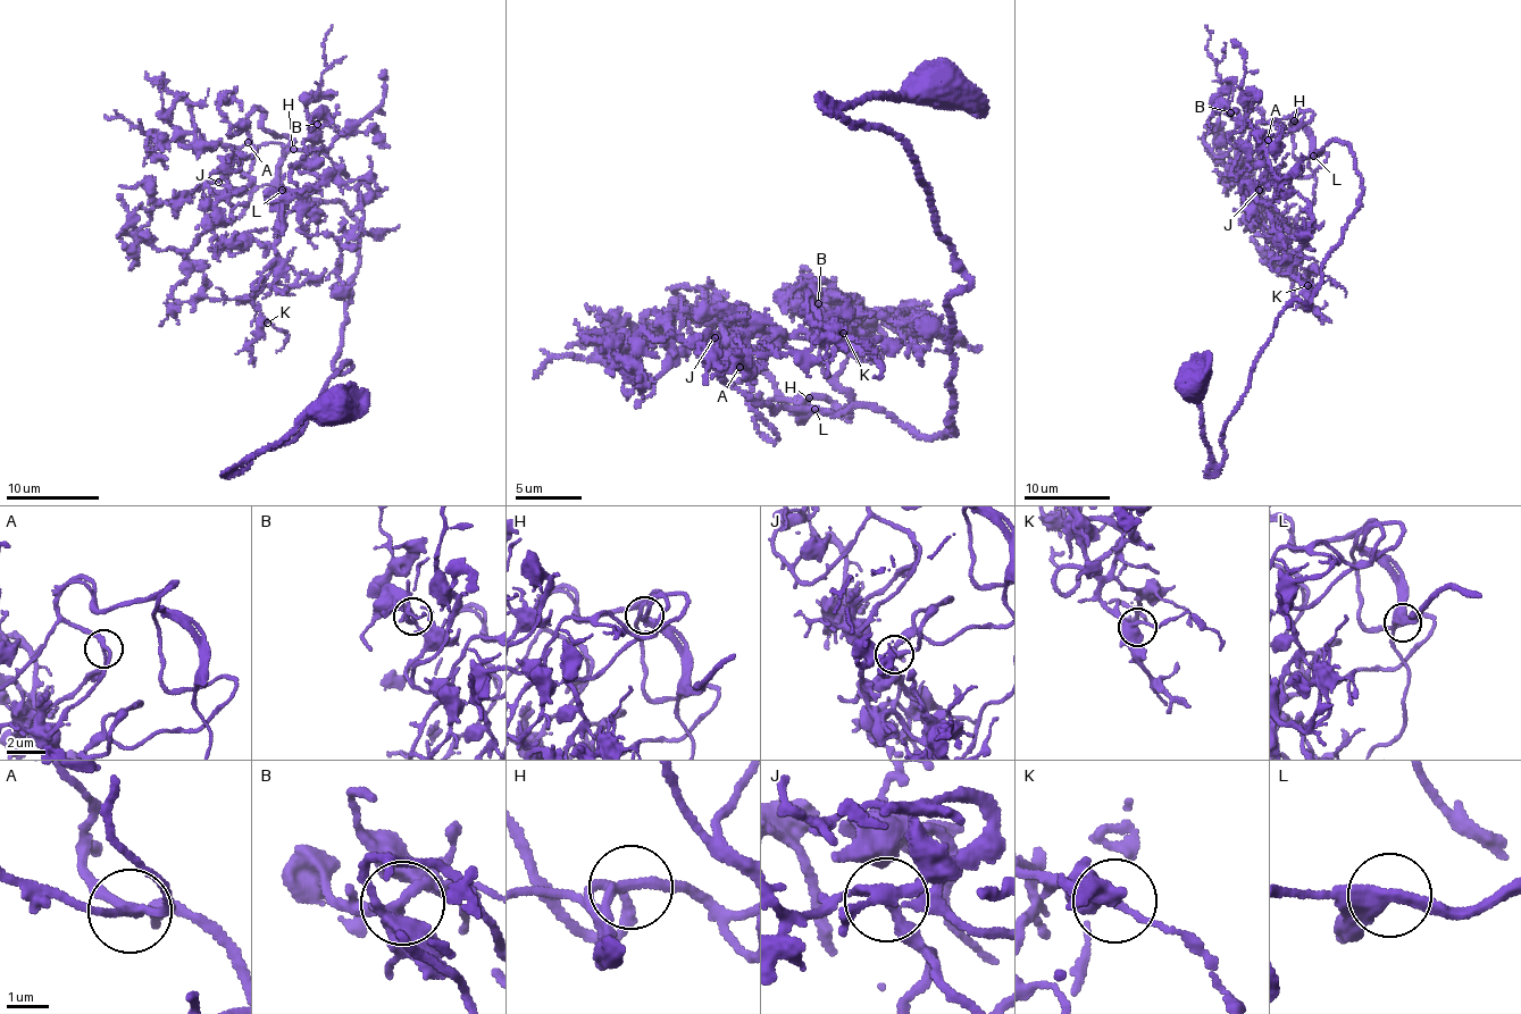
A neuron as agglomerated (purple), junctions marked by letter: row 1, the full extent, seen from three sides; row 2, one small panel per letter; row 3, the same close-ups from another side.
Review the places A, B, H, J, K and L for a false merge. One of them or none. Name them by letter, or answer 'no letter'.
no letter

